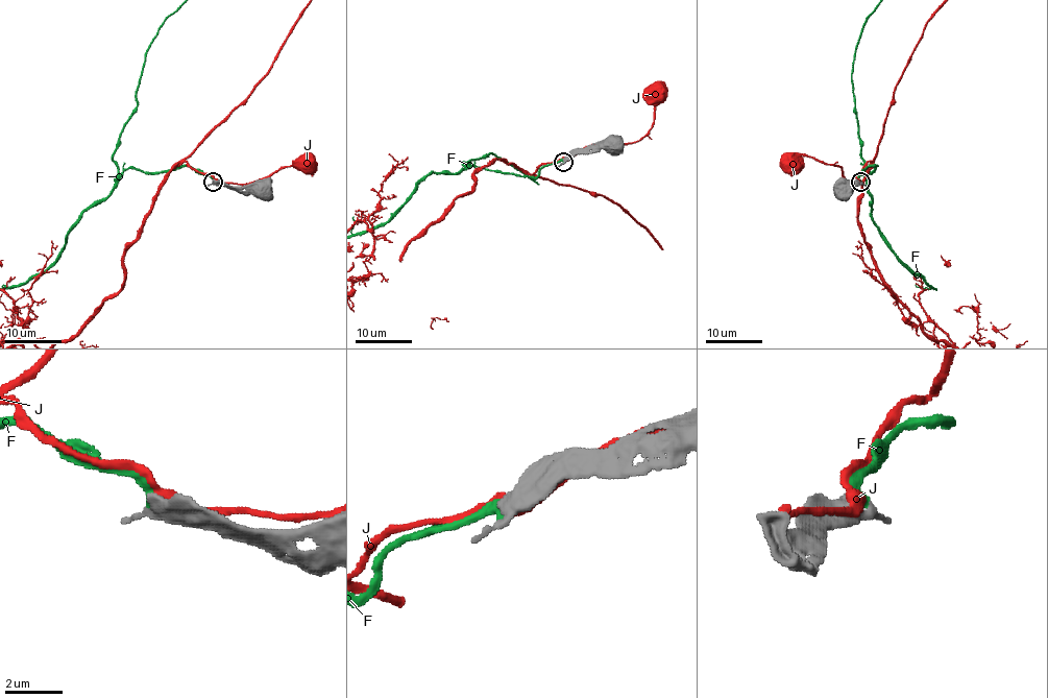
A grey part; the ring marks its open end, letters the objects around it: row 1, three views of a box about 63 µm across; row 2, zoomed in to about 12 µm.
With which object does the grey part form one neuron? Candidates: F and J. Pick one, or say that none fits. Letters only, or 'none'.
F

